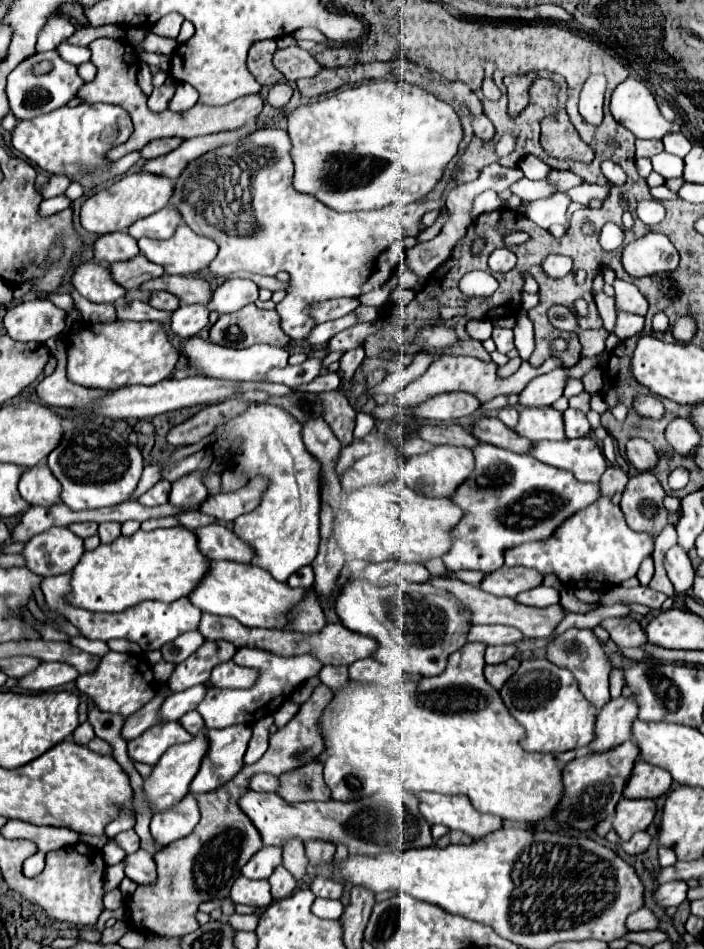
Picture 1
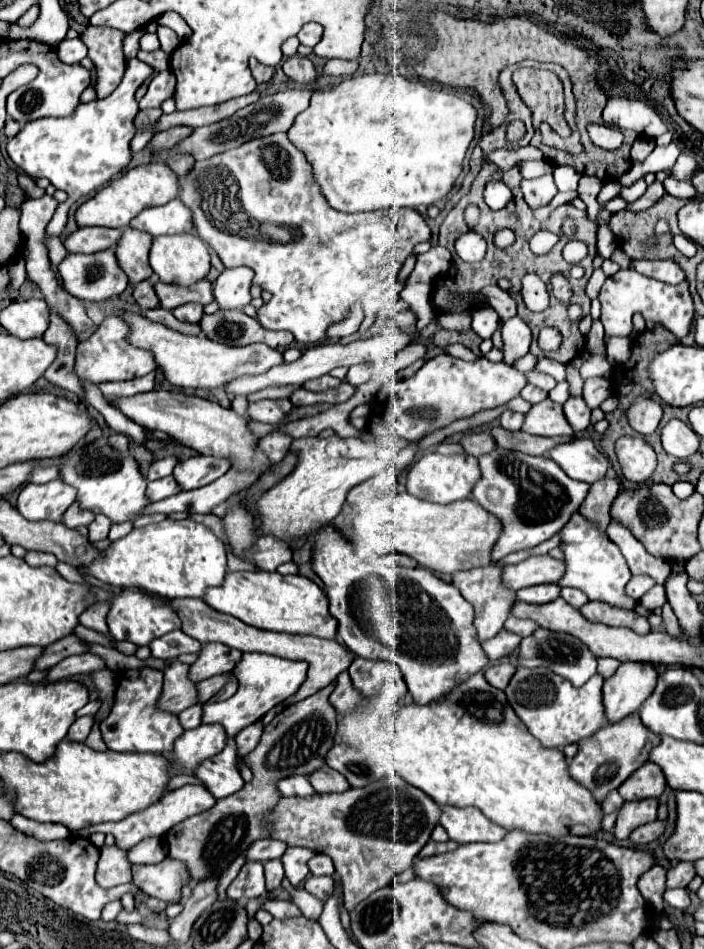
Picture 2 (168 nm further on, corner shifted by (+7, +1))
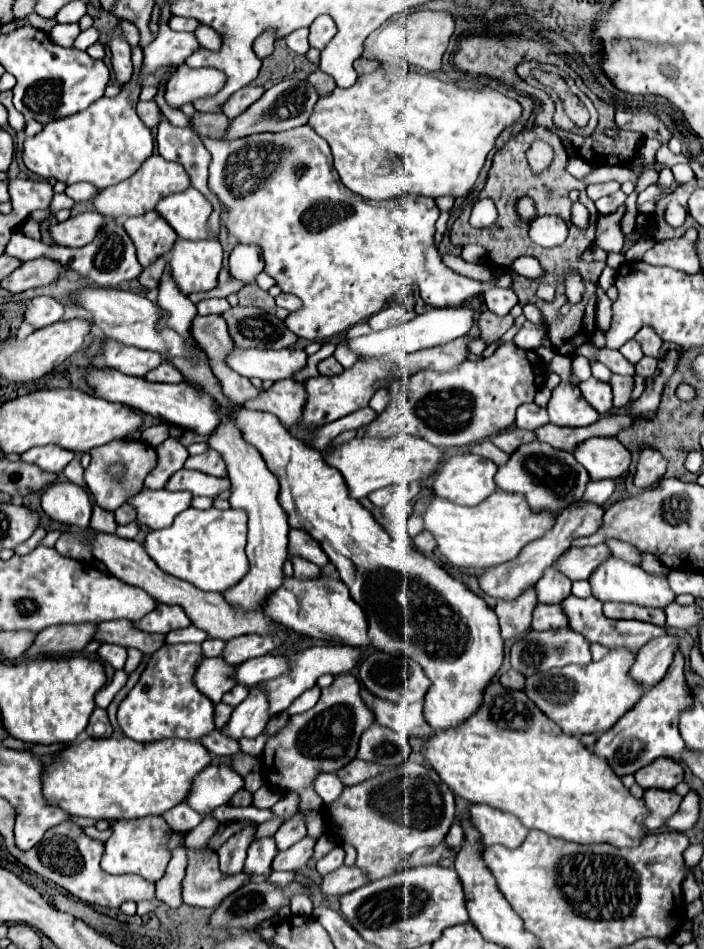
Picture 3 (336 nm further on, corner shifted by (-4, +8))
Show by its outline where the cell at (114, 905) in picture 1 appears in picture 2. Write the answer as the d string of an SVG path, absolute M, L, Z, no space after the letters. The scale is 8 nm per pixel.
M105 845L101 849L101 857L99 857L99 863L97 863L95 881L103 889L117 887L121 883L129 883L133 879L131 867L133 865L127 859L127 849L121 849L117 845L113 845L113 847Z

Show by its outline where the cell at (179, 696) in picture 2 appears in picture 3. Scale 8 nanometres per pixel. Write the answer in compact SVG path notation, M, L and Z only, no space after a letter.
M204 658L194 674L196 688L208 696L214 704L218 704L224 692L236 686L234 666L228 666L222 658Z

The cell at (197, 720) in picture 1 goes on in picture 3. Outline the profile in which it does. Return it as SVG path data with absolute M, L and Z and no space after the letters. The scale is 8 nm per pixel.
M220 702L220 704L214 706L214 724L216 724L216 728L222 728L228 722L230 712L232 712L232 706L228 706L224 702Z

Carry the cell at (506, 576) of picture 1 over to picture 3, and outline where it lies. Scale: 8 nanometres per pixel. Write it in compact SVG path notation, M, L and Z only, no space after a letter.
M598 544L594 548L568 548L554 564L558 572L568 576L570 580L588 580L588 576L598 568L606 558L610 556L610 550L606 544Z

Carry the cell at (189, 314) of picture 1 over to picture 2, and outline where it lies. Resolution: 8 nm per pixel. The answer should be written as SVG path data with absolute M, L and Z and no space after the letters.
M189 303L189 305L173 309L173 315L177 315L177 319L181 319L181 321L199 323L205 313L203 313L203 305L201 303Z

